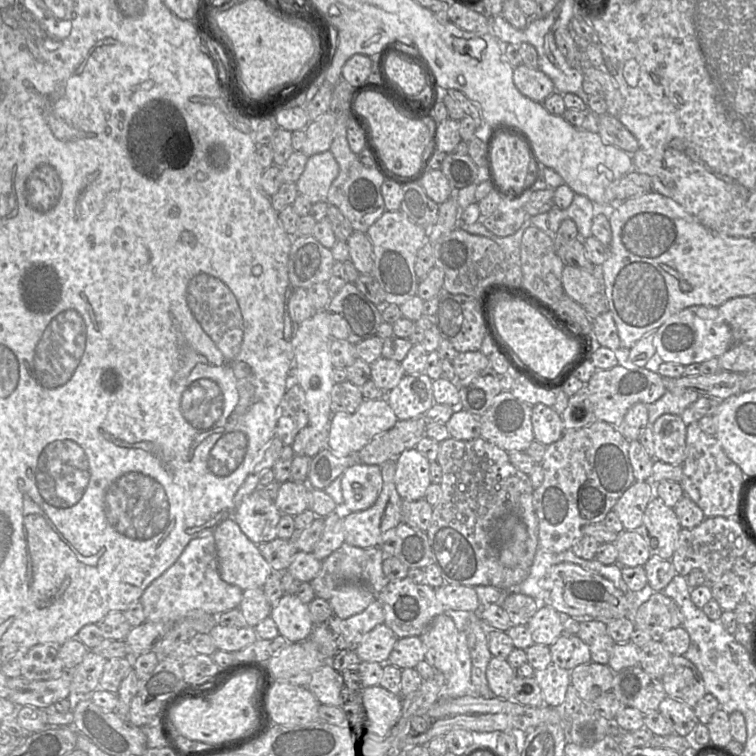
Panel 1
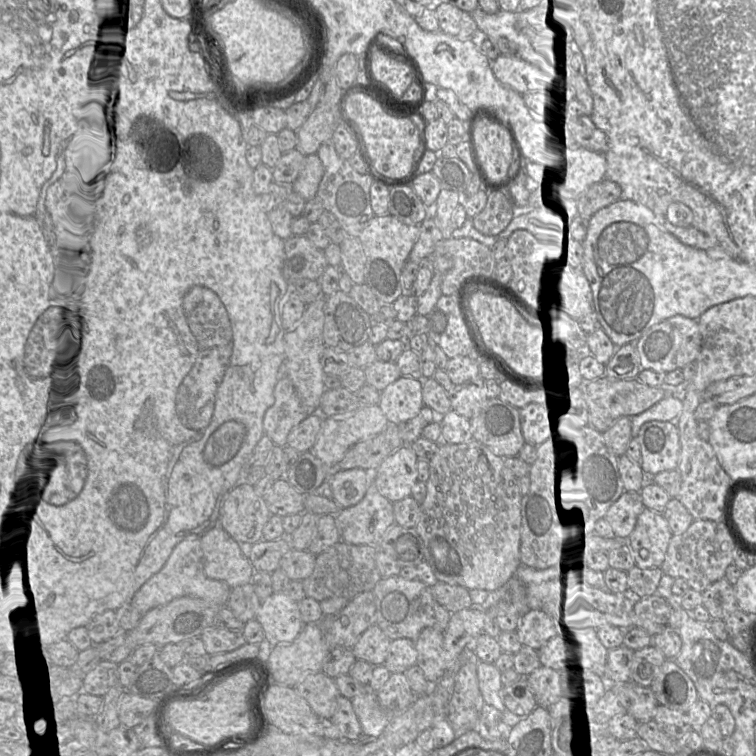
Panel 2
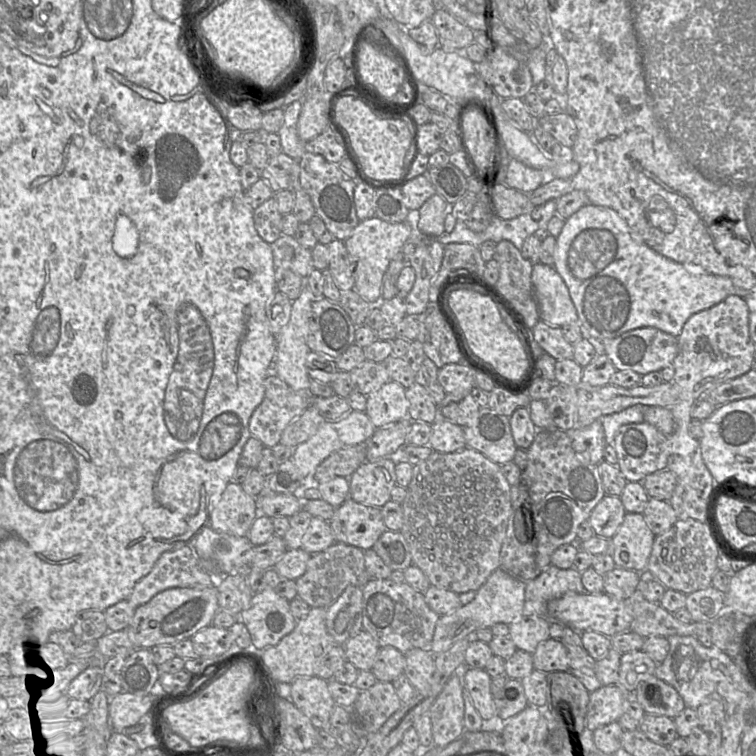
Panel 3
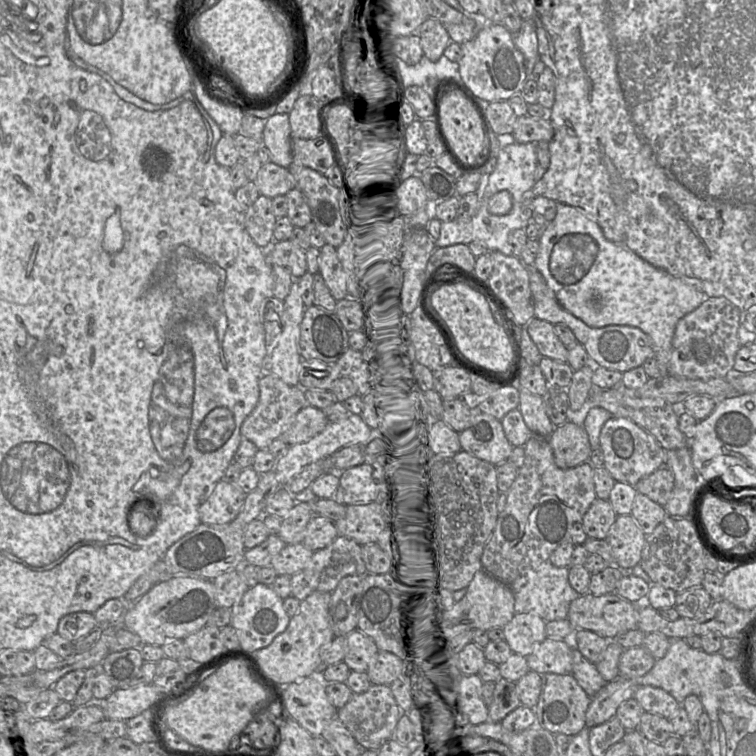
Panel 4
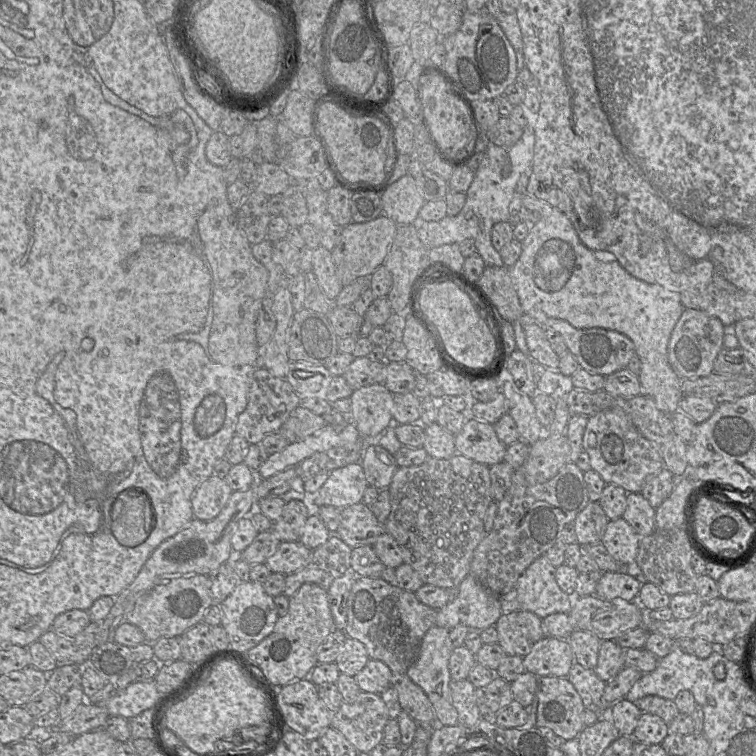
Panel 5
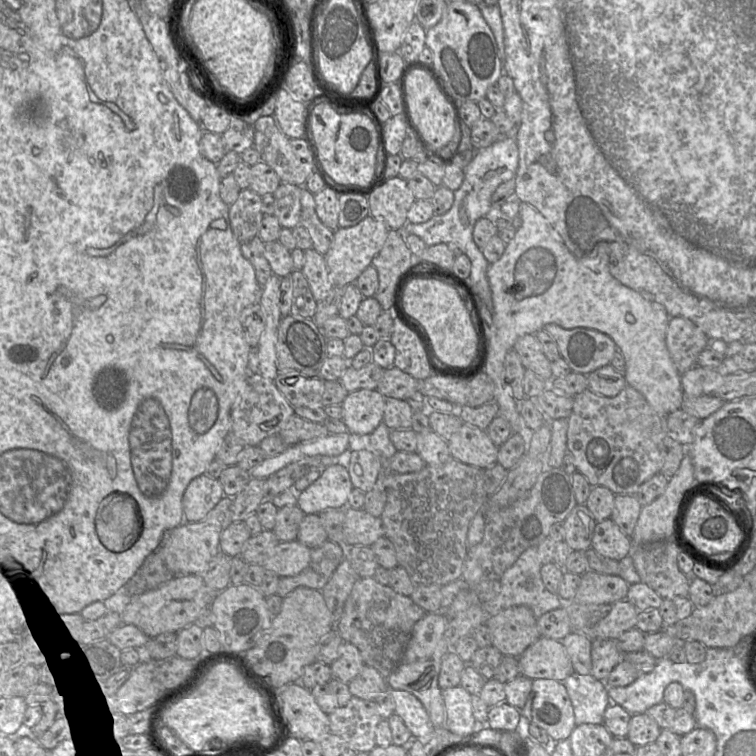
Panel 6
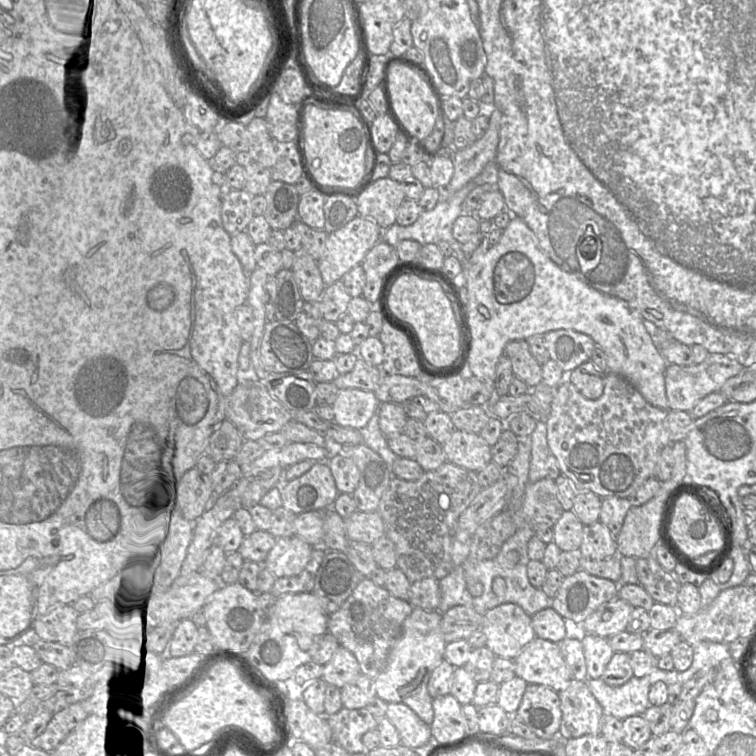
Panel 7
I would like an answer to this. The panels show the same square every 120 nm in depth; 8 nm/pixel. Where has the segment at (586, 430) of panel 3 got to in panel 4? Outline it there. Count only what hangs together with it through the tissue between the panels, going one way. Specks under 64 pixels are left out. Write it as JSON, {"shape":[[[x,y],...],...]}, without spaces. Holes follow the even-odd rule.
{"shape":[[[567,421],[556,427],[548,437],[555,464],[569,469],[588,461],[592,447],[588,434],[581,425]]]}

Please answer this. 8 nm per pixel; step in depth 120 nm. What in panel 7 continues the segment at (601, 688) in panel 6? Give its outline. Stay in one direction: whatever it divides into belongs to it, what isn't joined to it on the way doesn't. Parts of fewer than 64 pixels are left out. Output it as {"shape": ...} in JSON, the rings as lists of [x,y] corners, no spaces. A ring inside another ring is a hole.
{"shape":[[[571,679],[558,695],[562,712],[558,736],[562,740],[601,735],[604,711],[590,691],[587,681]]]}

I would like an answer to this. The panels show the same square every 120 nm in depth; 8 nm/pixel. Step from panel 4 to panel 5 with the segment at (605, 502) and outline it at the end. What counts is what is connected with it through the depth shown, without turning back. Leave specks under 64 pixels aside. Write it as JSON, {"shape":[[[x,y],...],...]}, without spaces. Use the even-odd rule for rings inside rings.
{"shape":[[[590,502],[573,521],[577,543],[581,546],[601,542],[609,518],[598,502]]]}

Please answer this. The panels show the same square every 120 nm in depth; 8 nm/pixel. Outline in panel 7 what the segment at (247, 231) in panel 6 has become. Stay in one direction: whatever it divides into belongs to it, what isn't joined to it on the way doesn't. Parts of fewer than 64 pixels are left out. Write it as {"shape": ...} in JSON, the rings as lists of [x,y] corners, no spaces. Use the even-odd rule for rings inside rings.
{"shape":[[[231,190],[221,200],[221,220],[229,236],[246,231],[254,218],[252,207],[253,196],[246,190]]]}

